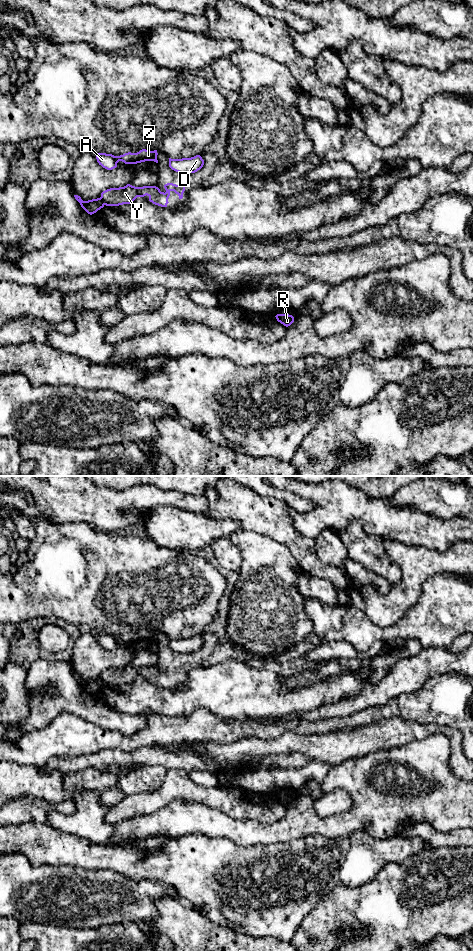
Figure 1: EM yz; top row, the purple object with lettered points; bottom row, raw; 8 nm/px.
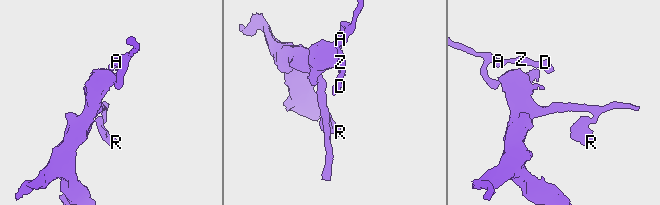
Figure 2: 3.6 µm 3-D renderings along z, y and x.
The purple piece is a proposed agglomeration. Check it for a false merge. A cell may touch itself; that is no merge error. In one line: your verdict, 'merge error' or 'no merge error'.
merge error

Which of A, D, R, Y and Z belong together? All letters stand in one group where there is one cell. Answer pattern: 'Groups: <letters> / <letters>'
Groups: A D Z / R Y

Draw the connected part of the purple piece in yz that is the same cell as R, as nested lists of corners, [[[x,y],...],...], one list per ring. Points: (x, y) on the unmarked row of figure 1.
[[[277,794],[275,797],[278,802],[286,807],[290,806],[294,802],[294,797],[289,794]]]

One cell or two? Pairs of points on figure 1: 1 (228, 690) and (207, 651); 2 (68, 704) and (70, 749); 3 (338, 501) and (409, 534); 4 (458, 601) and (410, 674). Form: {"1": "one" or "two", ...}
{"1": "two", "2": "two", "3": "one", "4": "two"}

